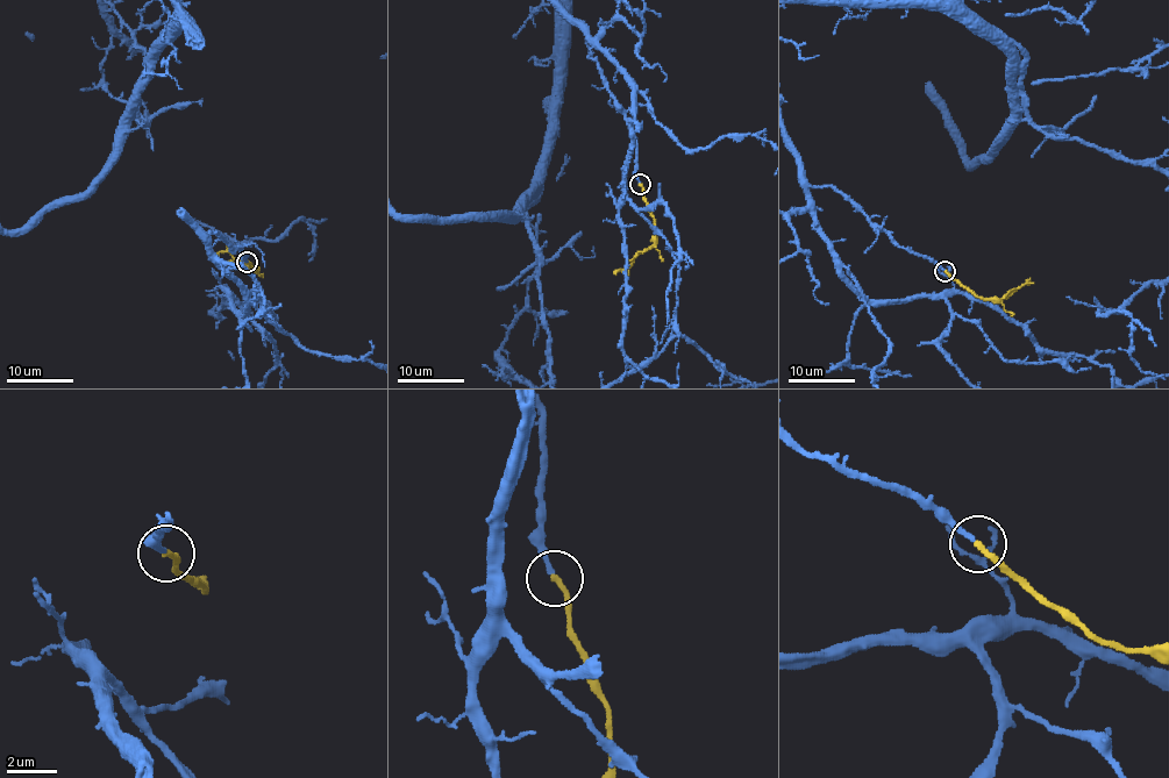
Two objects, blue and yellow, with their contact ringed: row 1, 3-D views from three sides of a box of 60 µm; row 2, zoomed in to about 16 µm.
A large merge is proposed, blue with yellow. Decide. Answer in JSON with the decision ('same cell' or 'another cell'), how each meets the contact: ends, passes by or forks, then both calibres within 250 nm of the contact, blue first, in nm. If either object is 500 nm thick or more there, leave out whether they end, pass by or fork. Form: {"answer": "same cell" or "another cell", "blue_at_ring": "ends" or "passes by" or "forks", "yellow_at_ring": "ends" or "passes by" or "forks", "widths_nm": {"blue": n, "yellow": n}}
{"answer": "same cell", "blue_at_ring": "ends", "yellow_at_ring": "ends", "widths_nm": {"blue": 200, "yellow": 240}}

